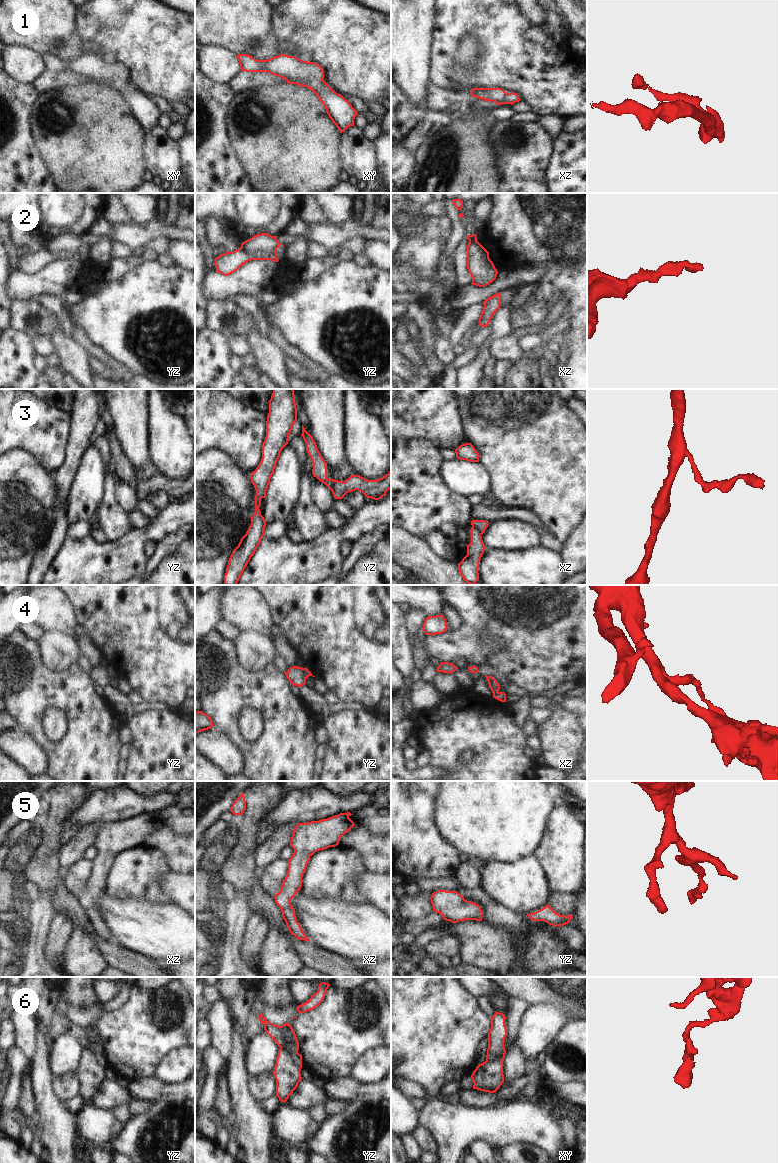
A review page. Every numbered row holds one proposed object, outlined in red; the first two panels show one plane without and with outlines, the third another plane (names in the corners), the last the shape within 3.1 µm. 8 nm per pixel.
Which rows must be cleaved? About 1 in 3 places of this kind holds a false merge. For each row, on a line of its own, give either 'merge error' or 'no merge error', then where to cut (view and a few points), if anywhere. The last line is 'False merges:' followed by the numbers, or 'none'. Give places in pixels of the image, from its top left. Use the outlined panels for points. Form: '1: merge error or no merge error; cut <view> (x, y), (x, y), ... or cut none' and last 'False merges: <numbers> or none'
1: no merge error; cut none
2: no merge error; cut none
3: merge error; cut yz (338, 481), (332, 491)
4: no merge error; cut none
5: no merge error; cut none
6: merge error; cut yz (280, 1046), (288, 1051), (291, 1059), (300, 1068)
False merges: 3, 6

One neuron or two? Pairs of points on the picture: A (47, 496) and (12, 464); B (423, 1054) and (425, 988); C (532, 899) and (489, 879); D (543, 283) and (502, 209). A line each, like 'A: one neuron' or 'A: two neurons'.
A: one neuron
B: one neuron
C: one neuron
D: one neuron

